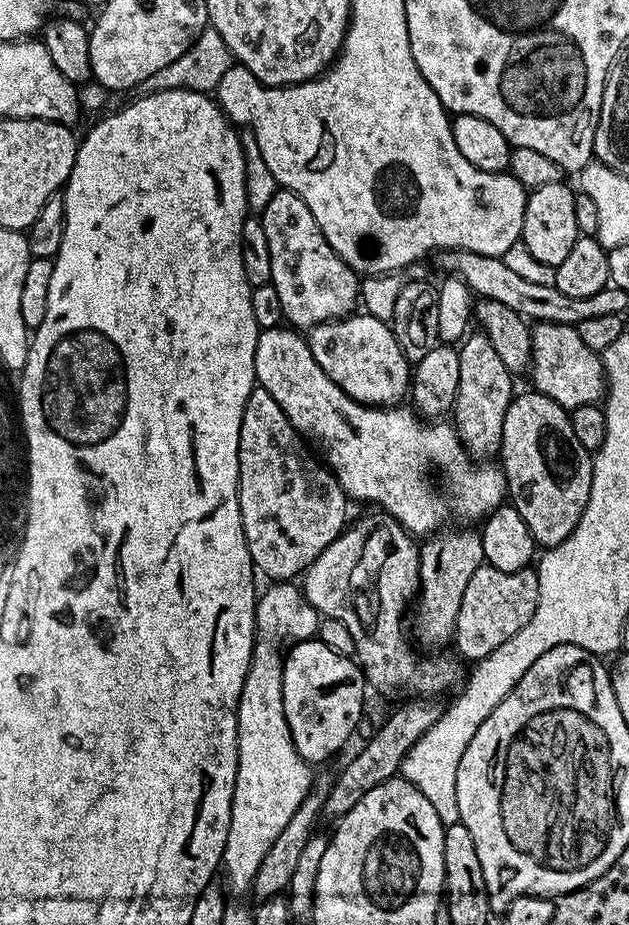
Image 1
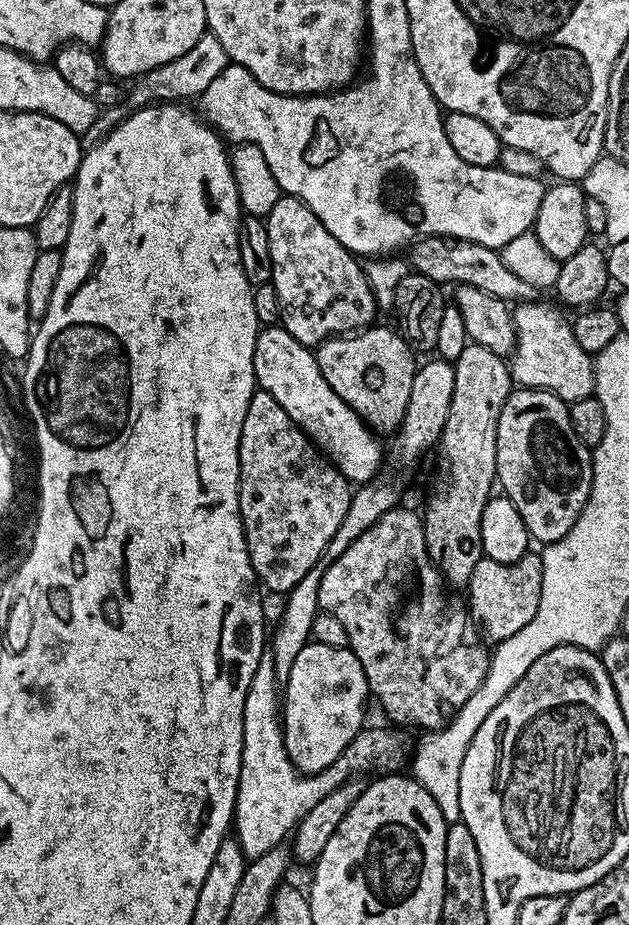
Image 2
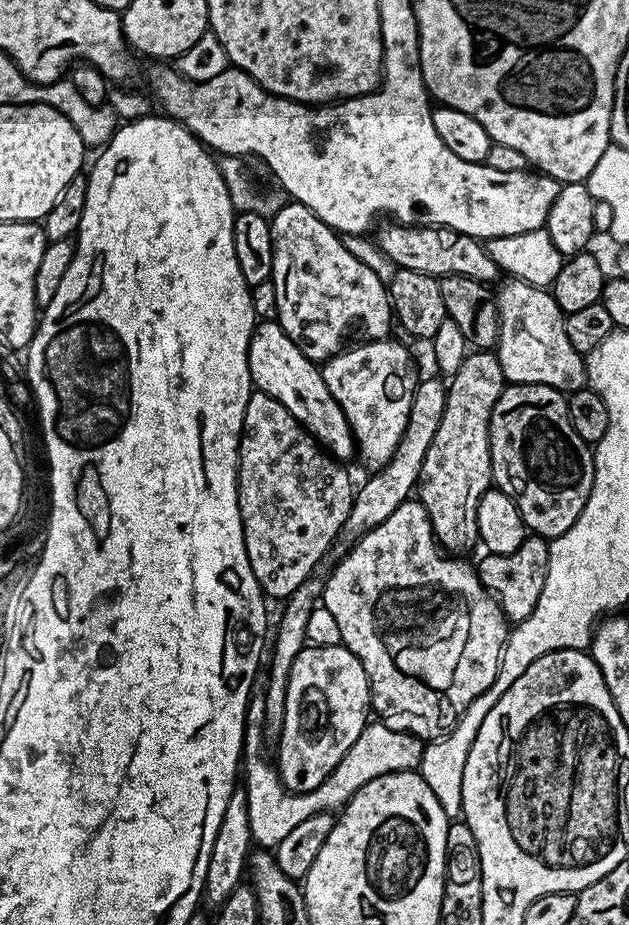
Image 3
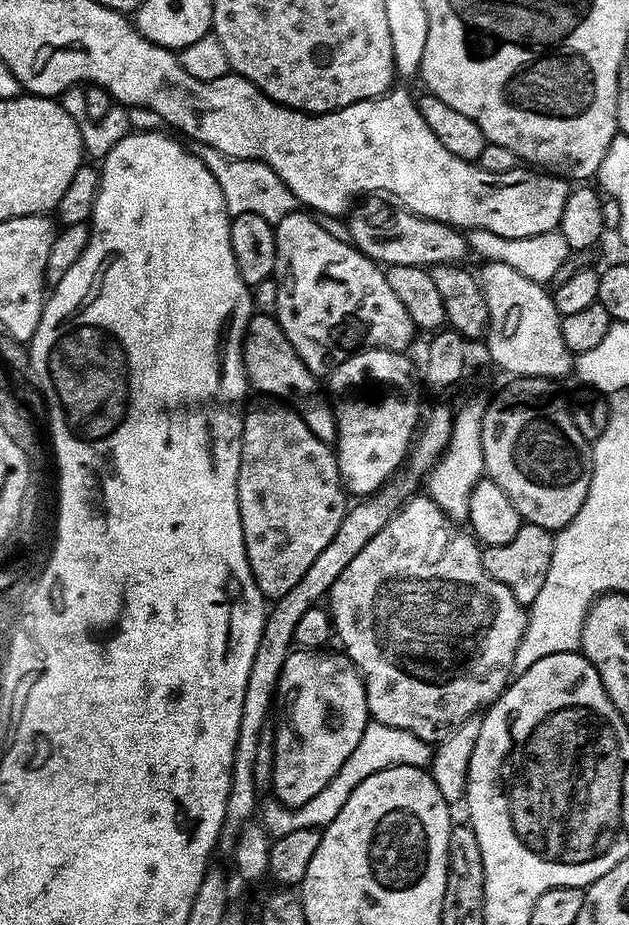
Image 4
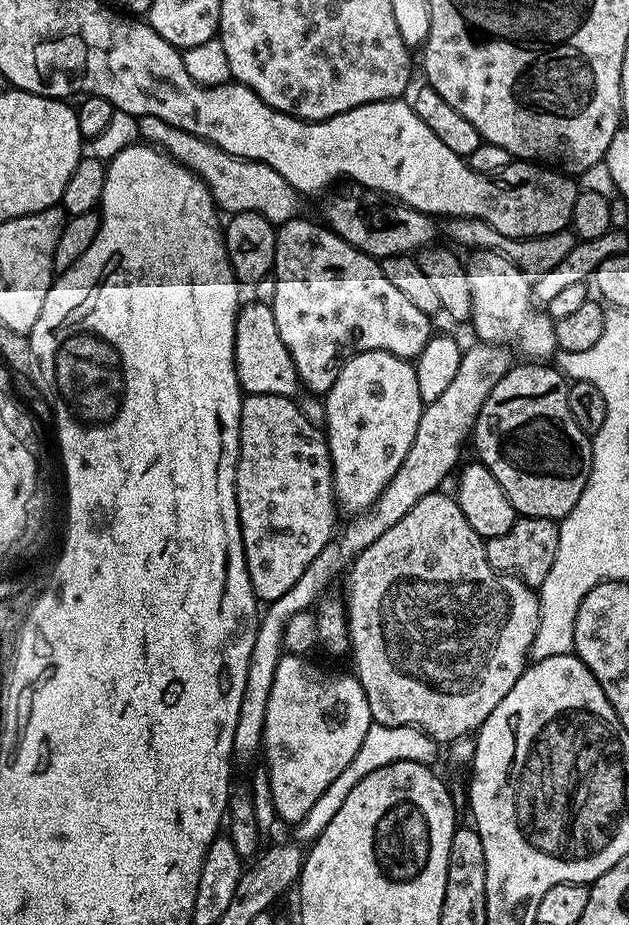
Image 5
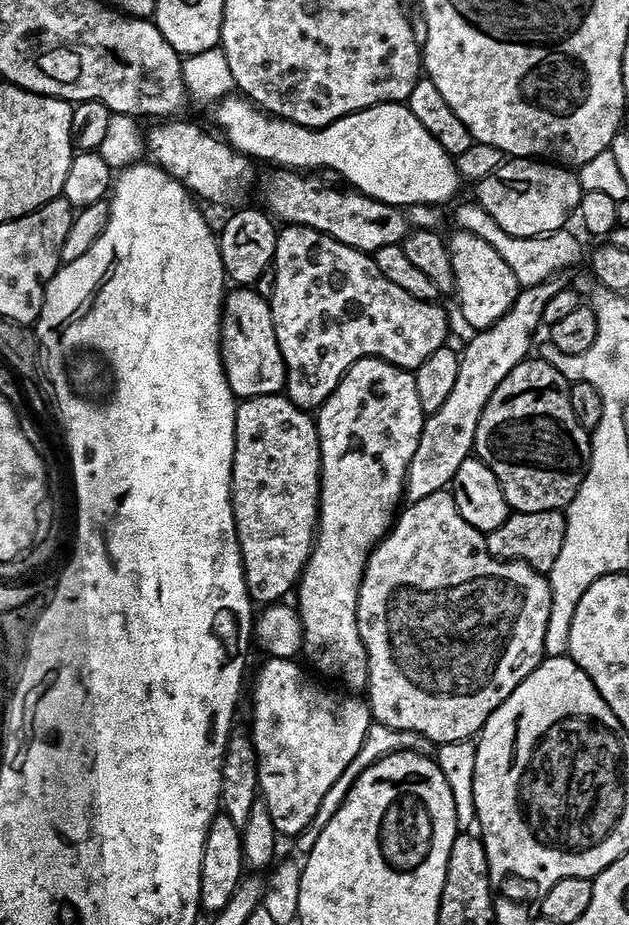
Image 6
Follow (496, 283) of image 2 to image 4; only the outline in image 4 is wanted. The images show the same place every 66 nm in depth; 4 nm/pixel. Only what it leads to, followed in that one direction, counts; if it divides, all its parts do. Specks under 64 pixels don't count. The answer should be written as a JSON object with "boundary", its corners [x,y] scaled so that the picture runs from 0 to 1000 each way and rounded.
{"boundary":[[[598,210],[587,211],[580,216],[585,216],[580,221],[568,219],[552,230],[552,254],[577,277],[585,277],[599,285],[671,290],[690,285],[731,285],[736,277],[746,276],[744,256],[733,248],[722,246],[717,242],[704,242],[700,238],[663,234],[647,225],[631,223]]]}

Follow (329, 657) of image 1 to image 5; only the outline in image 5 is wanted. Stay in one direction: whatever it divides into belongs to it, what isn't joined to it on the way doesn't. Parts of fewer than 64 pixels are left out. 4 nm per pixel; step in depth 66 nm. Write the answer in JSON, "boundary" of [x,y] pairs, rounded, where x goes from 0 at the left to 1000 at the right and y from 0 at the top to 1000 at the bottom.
{"boundary":[[[447,709],[442,724],[436,724],[436,742],[429,742],[429,759],[423,759],[417,805],[429,858],[434,859],[436,876],[447,888],[453,886],[458,893],[469,893],[480,884],[486,884],[493,871],[499,871],[499,867],[518,858],[518,850],[525,850],[525,845],[531,845],[531,841],[537,841],[550,828],[556,828],[563,815],[569,815],[569,806],[576,806],[576,798],[582,798],[582,789],[588,789],[593,781],[582,750],[564,730],[545,731],[541,726],[520,726],[494,718],[483,709]]]}

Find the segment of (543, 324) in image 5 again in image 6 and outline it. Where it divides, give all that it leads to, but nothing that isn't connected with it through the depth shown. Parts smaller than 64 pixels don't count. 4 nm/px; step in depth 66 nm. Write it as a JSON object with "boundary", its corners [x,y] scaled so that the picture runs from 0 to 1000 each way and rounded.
{"boundary":[[[725,249],[720,252],[711,256],[711,262],[715,288],[722,288],[722,321],[731,328],[731,342],[750,357],[776,355],[811,335],[830,308],[817,301],[817,292],[804,288],[798,275],[792,275],[779,262],[766,262],[766,257],[752,251]]]}

